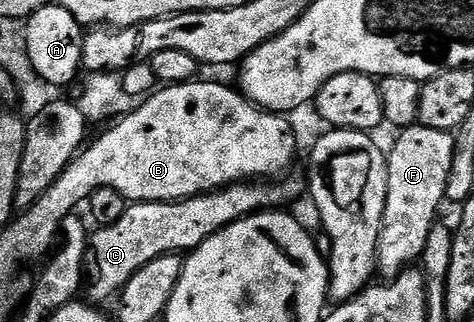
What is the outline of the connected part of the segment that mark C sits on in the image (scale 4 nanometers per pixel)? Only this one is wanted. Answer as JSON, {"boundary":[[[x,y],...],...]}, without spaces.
{"boundary":[[[291,178],[287,183],[279,182],[283,180],[271,180],[271,181],[263,181],[263,180],[244,180],[242,182],[235,183],[234,186],[225,186],[221,190],[210,190],[207,194],[198,194],[197,196],[193,196],[192,198],[182,198],[180,202],[137,202],[131,205],[128,205],[126,212],[119,217],[119,219],[110,224],[103,224],[98,227],[99,231],[92,233],[89,238],[89,261],[85,266],[85,294],[88,299],[92,303],[95,304],[103,304],[103,301],[106,298],[114,299],[116,295],[120,293],[123,289],[123,285],[125,285],[129,279],[133,276],[133,272],[137,272],[137,268],[145,268],[145,264],[149,264],[149,260],[157,260],[157,256],[165,256],[166,254],[178,254],[180,252],[190,252],[196,250],[198,246],[201,245],[204,240],[210,235],[215,234],[218,230],[223,230],[229,224],[233,224],[237,220],[241,220],[242,218],[247,217],[249,214],[257,214],[260,212],[266,212],[272,208],[287,208],[291,201],[294,200],[295,197],[298,196],[299,193],[304,193],[305,186],[298,182],[297,179]]]}

